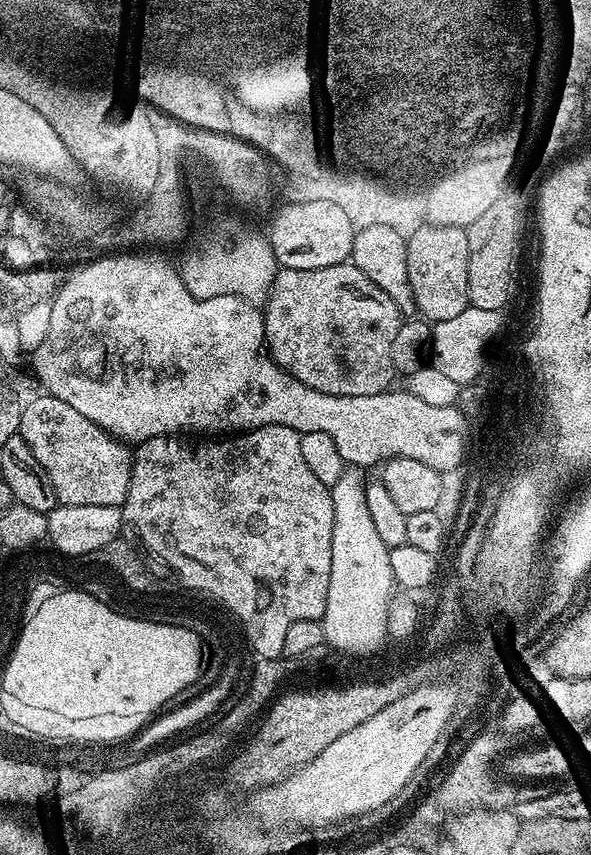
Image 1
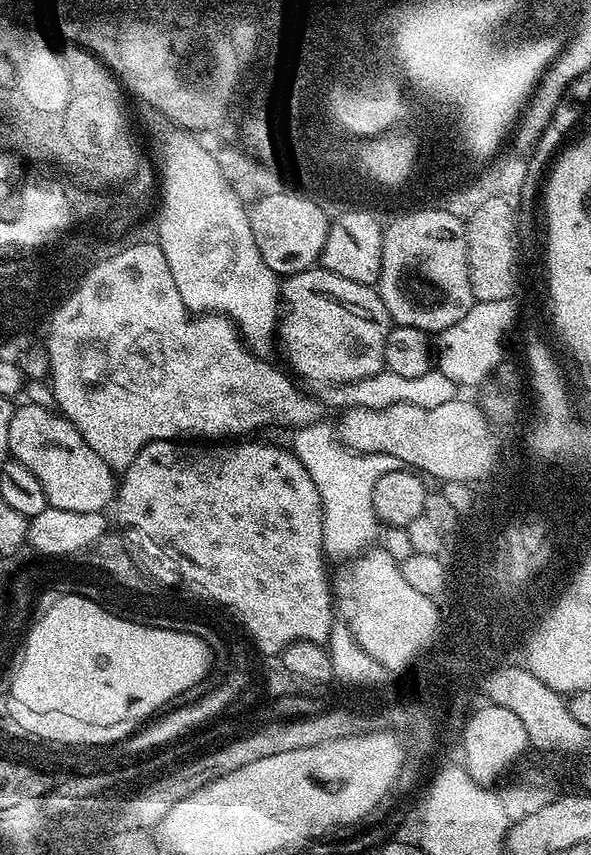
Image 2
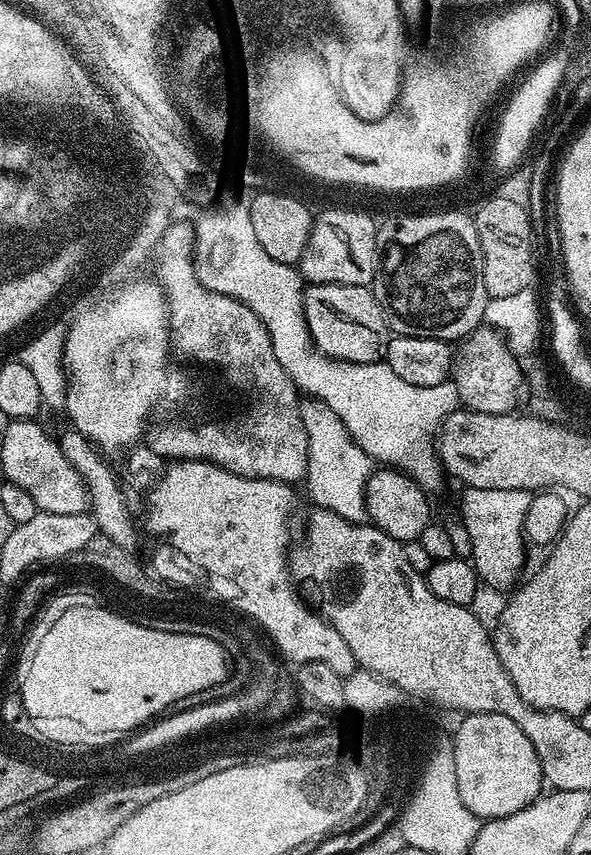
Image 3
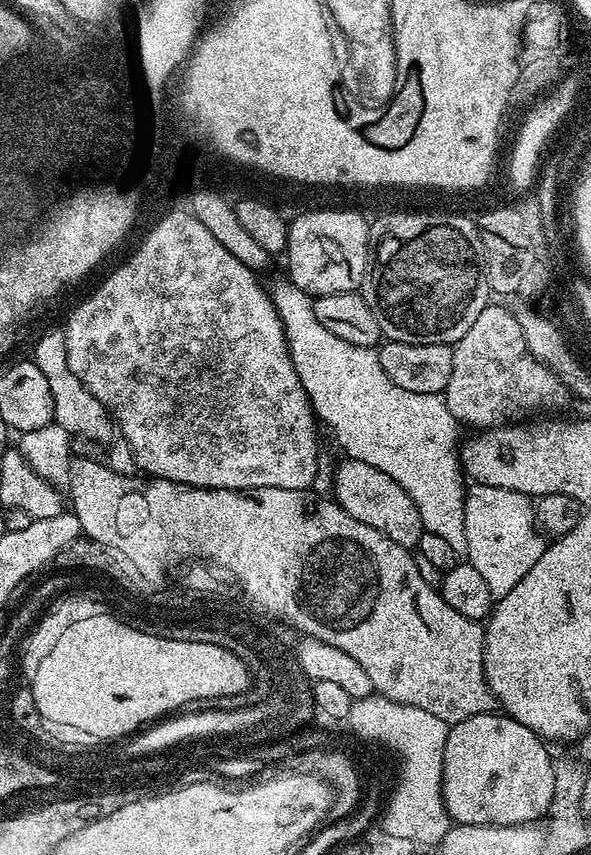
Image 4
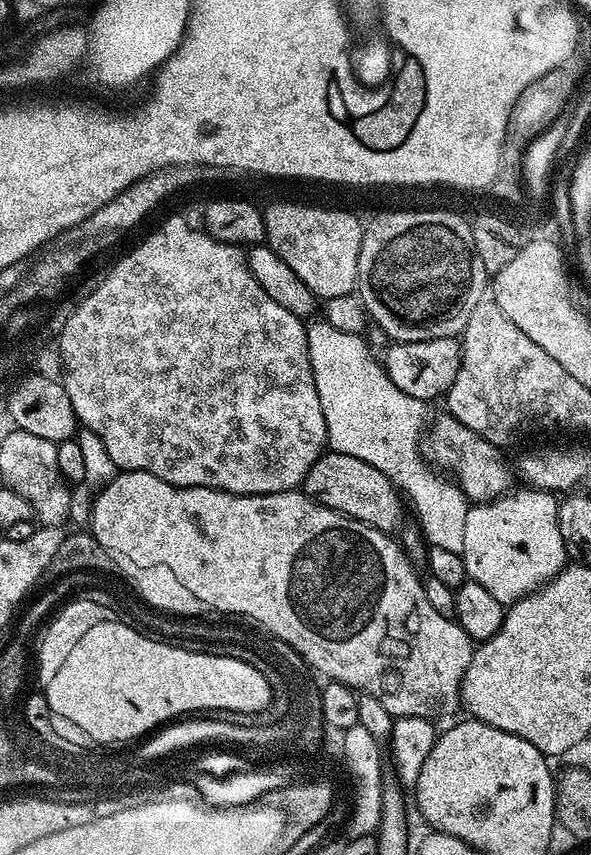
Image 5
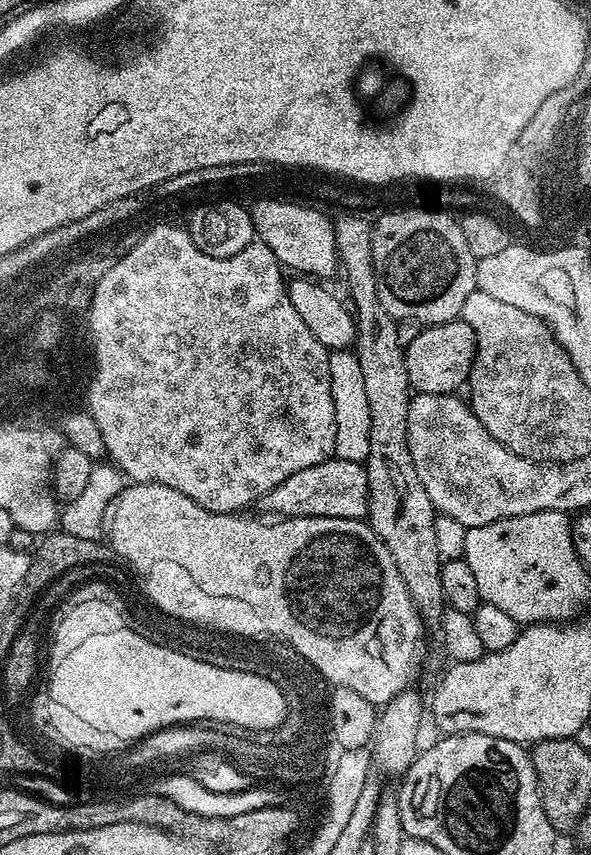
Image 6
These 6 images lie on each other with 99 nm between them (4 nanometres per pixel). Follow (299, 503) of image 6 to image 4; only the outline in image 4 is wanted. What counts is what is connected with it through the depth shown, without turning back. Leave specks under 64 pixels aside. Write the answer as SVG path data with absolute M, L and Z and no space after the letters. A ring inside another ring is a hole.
M341 459L341 464L334 468L334 499L350 518L358 518L358 522L366 522L366 526L374 526L386 538L398 542L398 546L412 550L417 547L425 532L422 518L418 514L418 506L414 506L414 498L394 482L382 470L374 470L367 462Z

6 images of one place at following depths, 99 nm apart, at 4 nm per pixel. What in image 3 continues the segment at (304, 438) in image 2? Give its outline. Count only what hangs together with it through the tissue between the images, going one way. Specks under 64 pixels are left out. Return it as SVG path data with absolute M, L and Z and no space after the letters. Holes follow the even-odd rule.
M301 399L299 413L307 436L307 474L305 486L317 507L330 509L352 523L365 523L365 484L374 471L374 462L354 442L342 418L320 399Z

